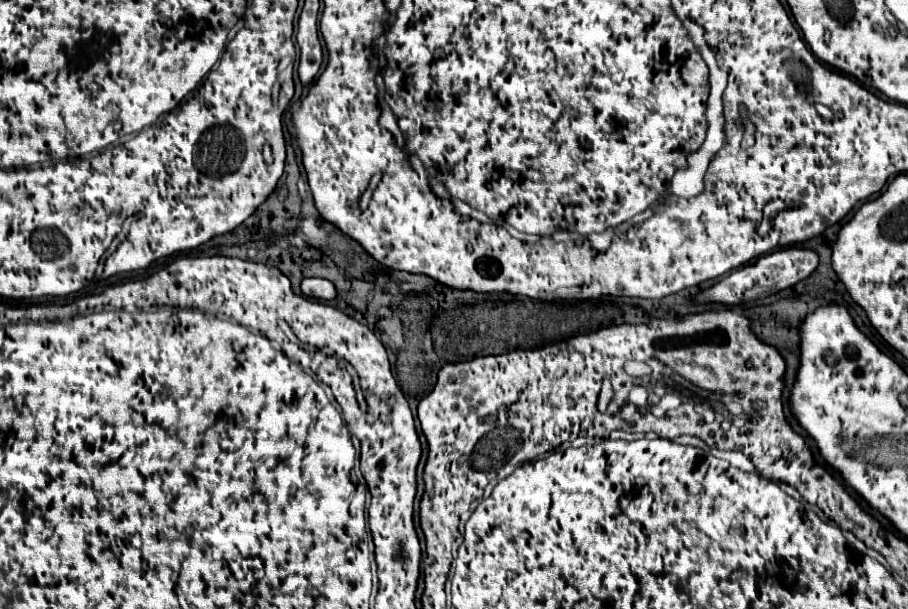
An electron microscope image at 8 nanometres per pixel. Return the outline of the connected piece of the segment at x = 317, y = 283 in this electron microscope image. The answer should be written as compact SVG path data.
M304 278L302 292L310 298L320 298L320 300L334 300L338 294L336 286L326 278Z

